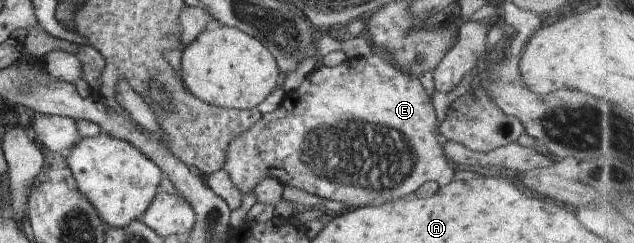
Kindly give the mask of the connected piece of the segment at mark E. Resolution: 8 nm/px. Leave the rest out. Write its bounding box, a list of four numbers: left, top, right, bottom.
[221,52,454,209]

